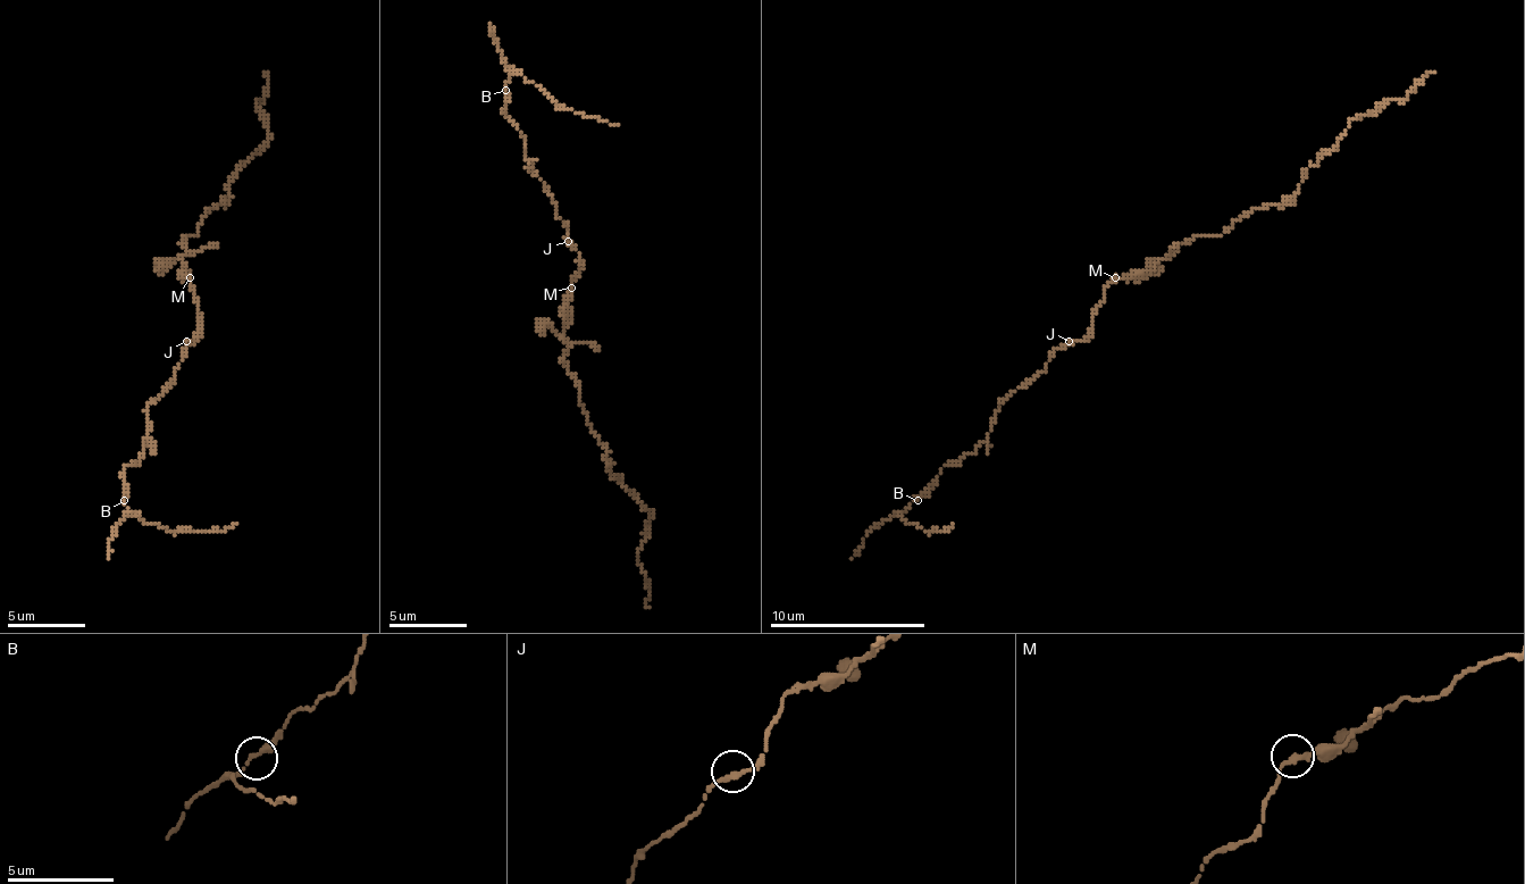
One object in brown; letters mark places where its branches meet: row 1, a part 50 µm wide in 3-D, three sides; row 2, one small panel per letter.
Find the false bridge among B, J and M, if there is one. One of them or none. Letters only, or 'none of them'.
none of them

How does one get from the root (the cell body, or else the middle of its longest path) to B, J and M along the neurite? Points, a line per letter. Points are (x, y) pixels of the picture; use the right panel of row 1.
B: (1104, 298), (1092, 328), (1057, 349), (1041, 372), (1011, 391), (988, 438), (972, 453), (948, 461), (918, 500)
J: (1104, 298), (1092, 317), (1092, 328), (1081, 341), (1069, 341)
M: (1104, 298), (1104, 290), (1116, 278)

